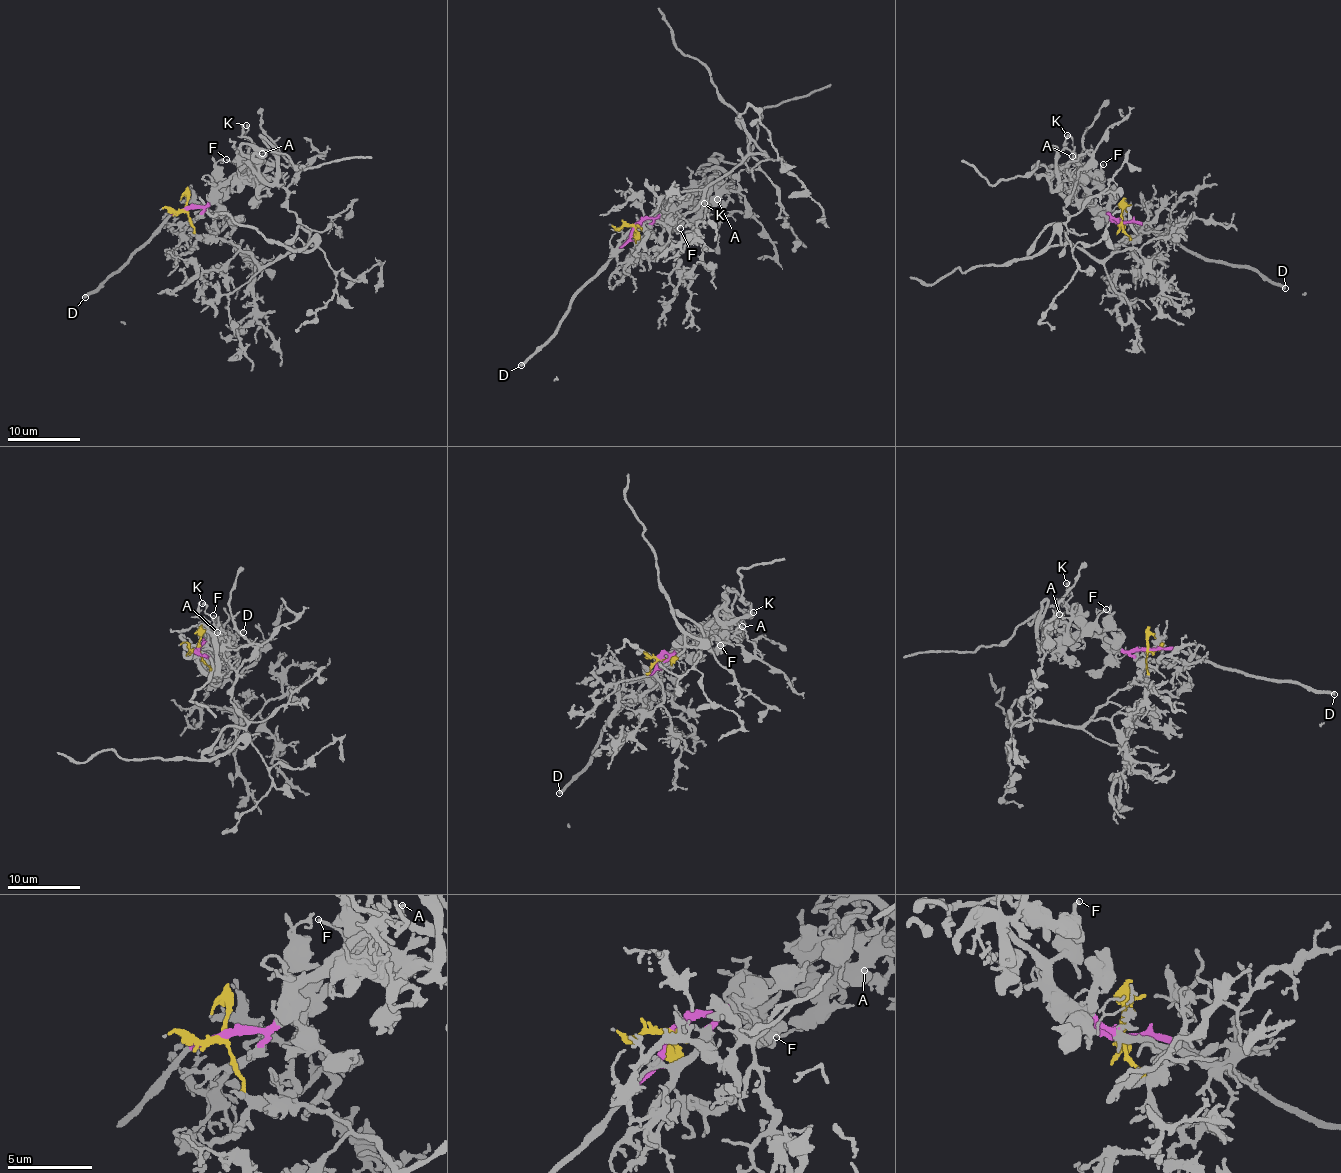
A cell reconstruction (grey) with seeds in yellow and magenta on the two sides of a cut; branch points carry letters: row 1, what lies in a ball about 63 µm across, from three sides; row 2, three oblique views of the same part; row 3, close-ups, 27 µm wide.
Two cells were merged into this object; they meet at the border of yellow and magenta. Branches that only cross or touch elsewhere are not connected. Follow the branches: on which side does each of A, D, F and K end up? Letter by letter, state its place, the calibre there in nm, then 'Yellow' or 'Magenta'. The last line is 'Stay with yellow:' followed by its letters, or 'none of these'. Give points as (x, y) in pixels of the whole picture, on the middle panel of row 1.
A: Place: (717, 199). Thickness 240 nm. Magenta
D: Place: (521, 365). Thickness 300 nm. Magenta
F: Place: (680, 228). Thickness 130 nm. Magenta
K: Place: (704, 203). Thickness 180 nm. Magenta
Stay with yellow: none of these

